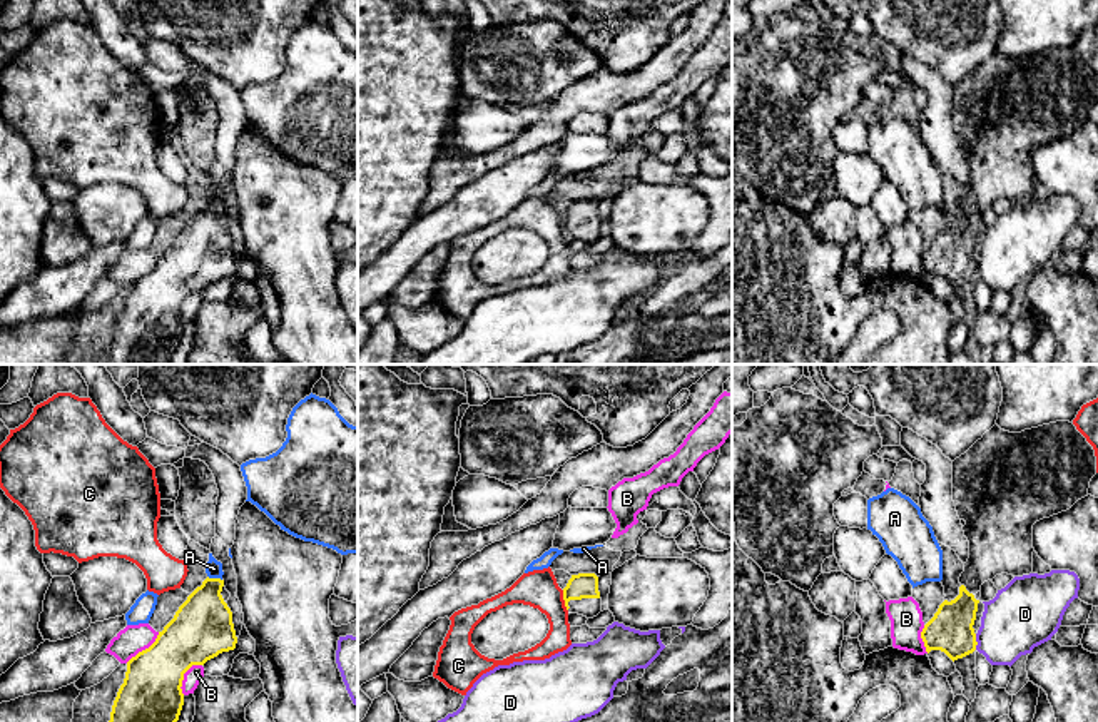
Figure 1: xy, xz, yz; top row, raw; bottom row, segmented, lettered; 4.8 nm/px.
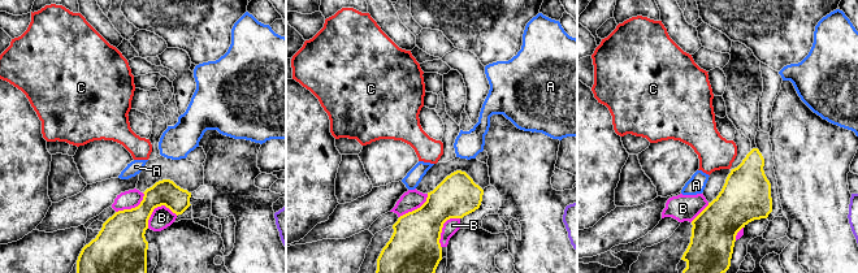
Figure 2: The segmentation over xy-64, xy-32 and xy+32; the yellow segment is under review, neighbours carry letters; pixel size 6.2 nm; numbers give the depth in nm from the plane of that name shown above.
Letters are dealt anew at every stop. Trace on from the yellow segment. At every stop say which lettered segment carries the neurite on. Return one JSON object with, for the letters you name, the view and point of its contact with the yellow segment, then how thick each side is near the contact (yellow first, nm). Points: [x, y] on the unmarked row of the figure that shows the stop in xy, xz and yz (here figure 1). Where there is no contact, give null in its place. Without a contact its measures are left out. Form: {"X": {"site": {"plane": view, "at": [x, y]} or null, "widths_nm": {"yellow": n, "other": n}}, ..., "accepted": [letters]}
{"accepted": []}

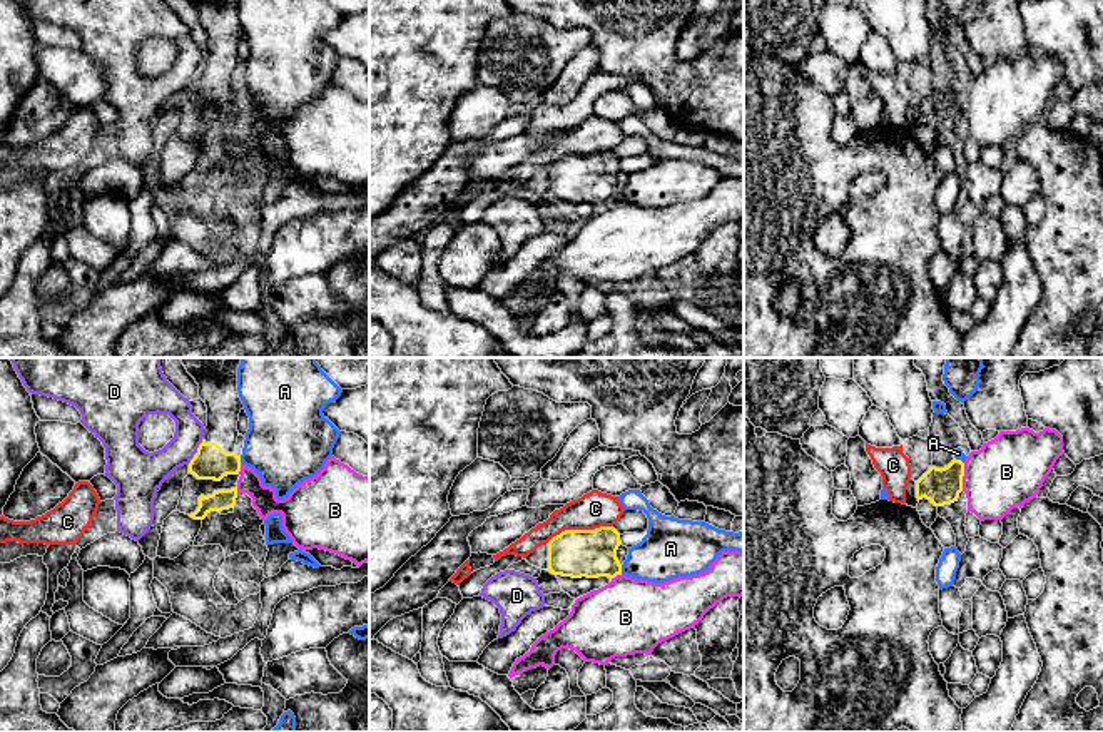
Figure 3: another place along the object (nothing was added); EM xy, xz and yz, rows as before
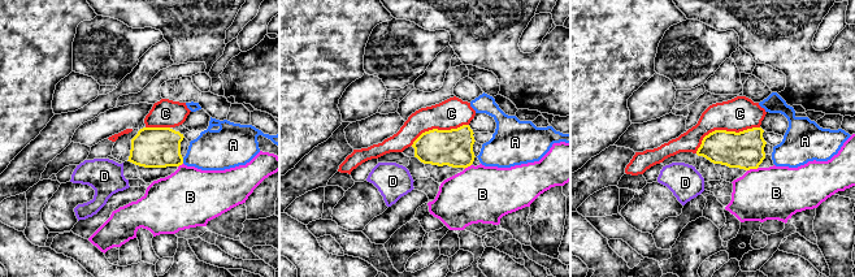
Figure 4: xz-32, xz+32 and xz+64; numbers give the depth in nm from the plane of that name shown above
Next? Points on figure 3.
{"accepted": []}

